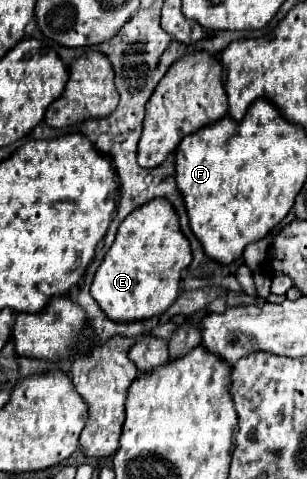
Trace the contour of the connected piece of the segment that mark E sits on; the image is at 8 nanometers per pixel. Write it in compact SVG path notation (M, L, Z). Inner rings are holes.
M156 198L128 214L118 230L114 246L102 260L94 282L92 298L112 322L136 322L164 314L180 294L182 270L192 262L192 250L178 226L174 206Z

